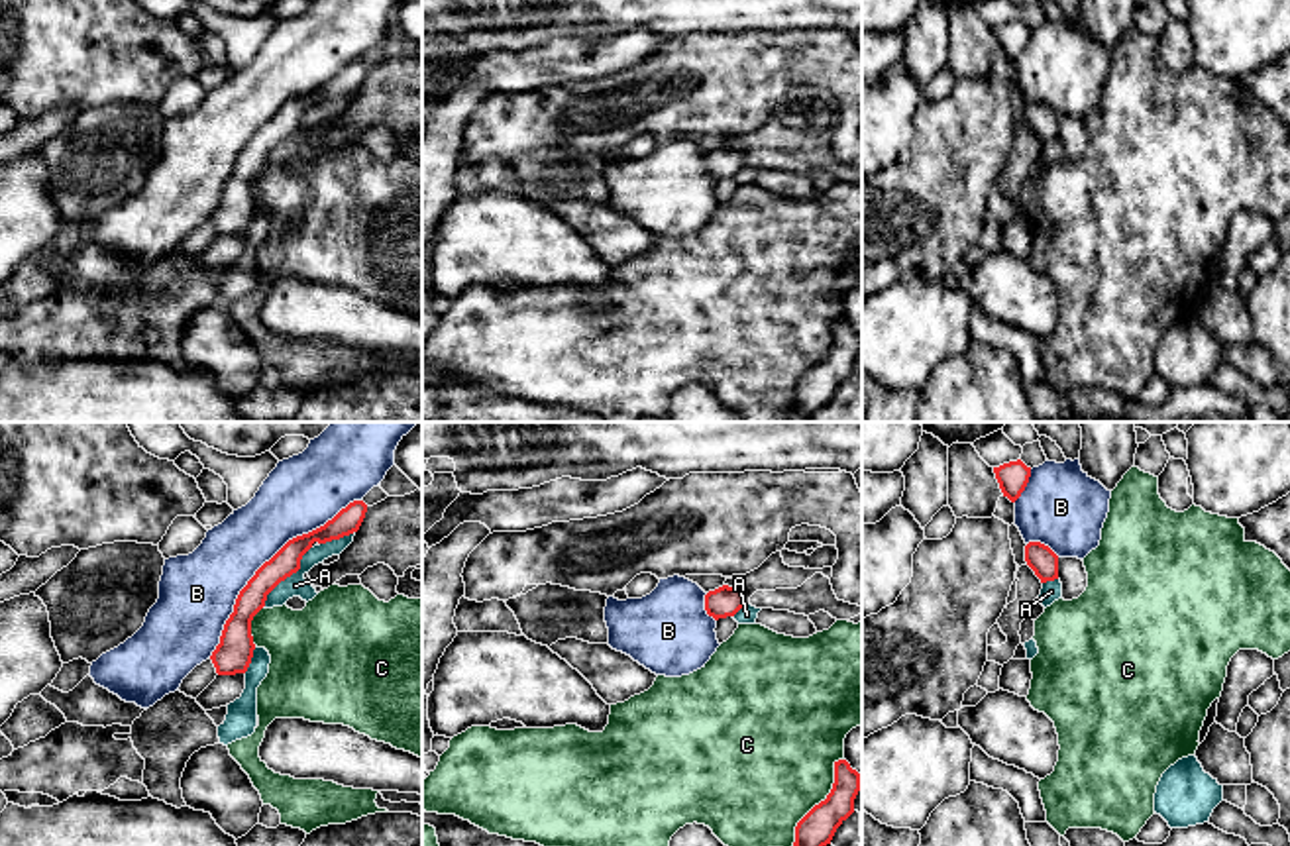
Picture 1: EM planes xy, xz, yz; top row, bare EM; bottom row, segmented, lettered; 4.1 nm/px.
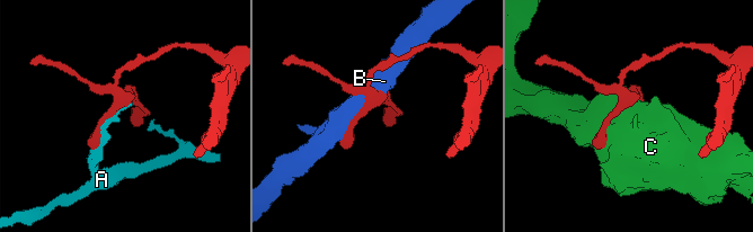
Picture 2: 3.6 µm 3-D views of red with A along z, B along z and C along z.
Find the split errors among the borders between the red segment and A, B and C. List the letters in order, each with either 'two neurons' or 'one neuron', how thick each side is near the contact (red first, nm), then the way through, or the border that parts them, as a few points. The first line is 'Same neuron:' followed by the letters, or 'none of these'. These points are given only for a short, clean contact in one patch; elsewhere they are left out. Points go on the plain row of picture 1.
Same neuron: none of these
A: two neurons | 110/90 nm
B: two neurons | 110/260 nm
C: two neurons | 150/480 nm

